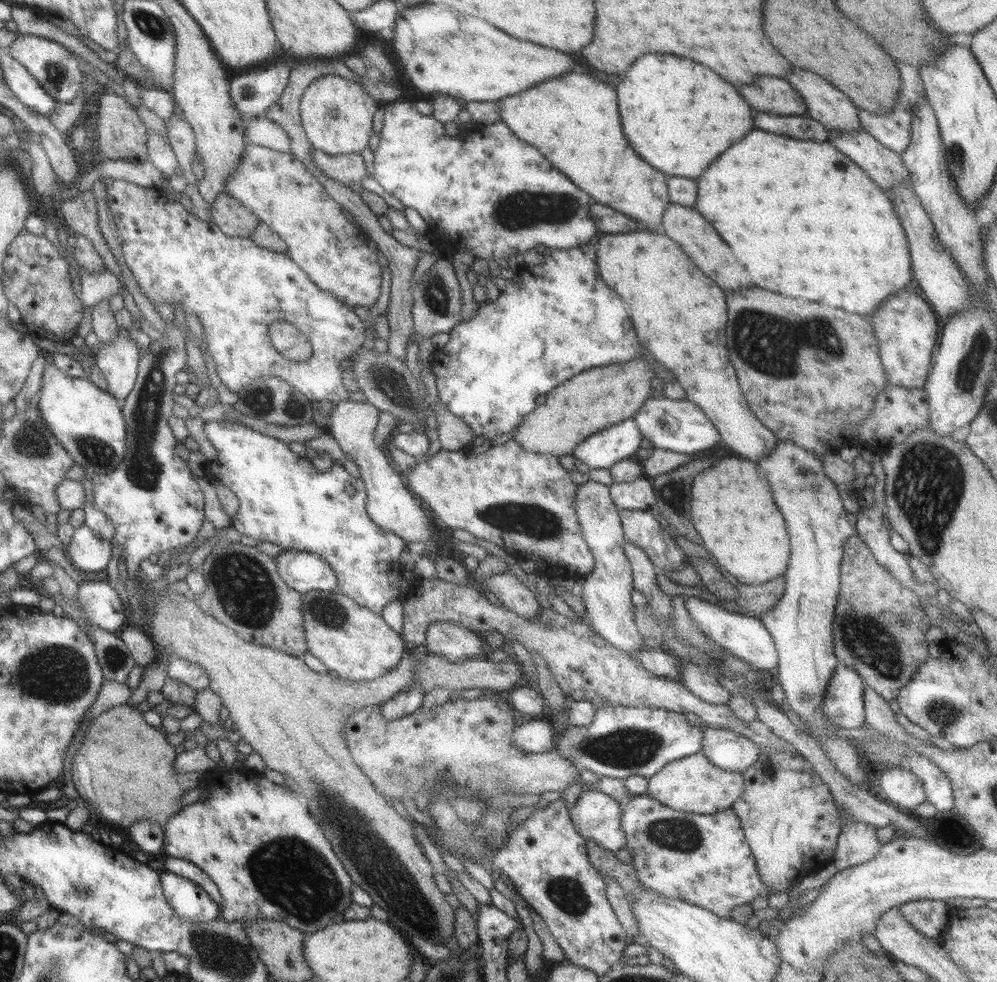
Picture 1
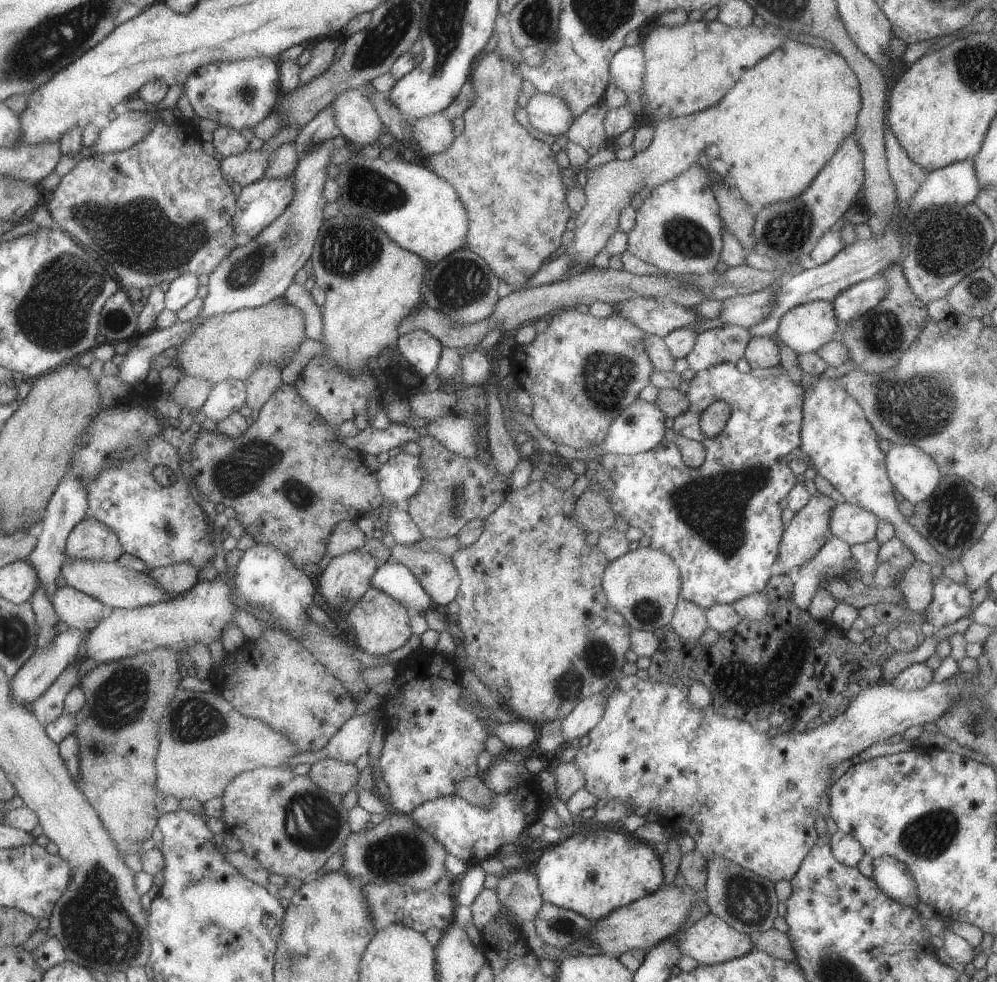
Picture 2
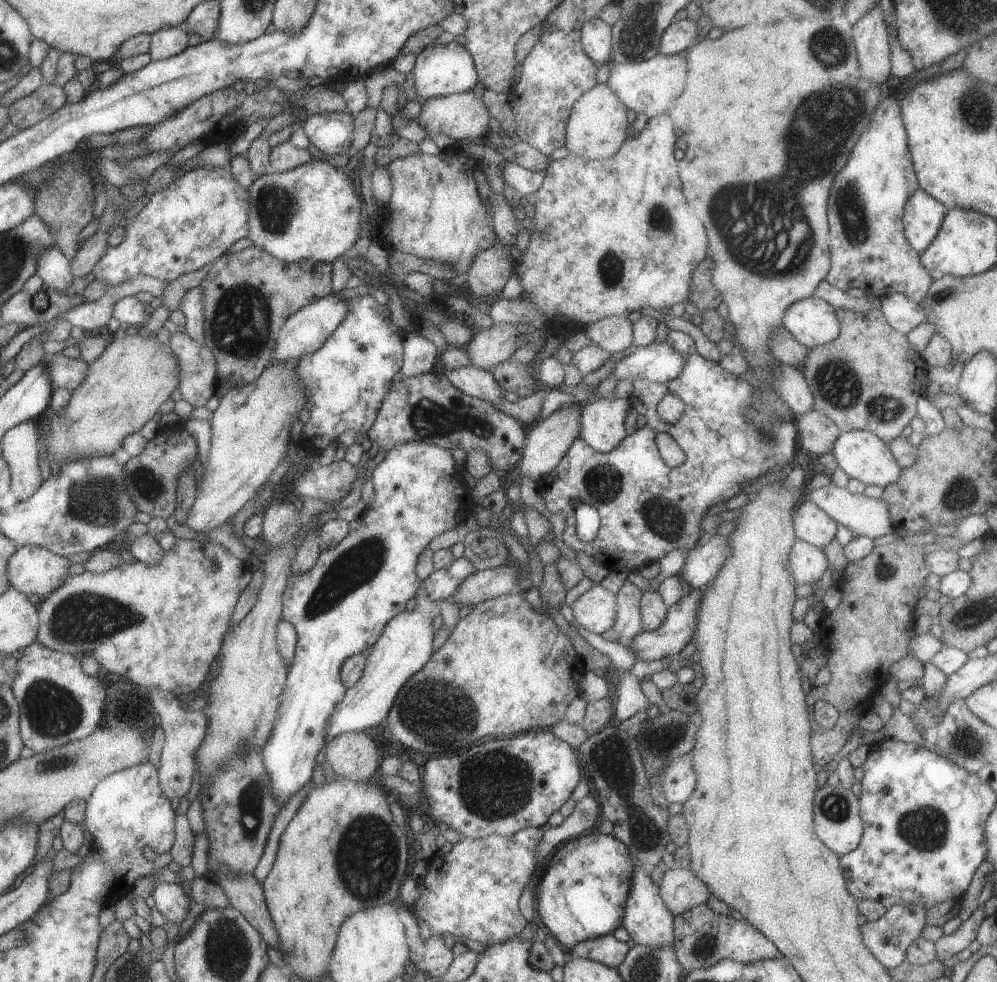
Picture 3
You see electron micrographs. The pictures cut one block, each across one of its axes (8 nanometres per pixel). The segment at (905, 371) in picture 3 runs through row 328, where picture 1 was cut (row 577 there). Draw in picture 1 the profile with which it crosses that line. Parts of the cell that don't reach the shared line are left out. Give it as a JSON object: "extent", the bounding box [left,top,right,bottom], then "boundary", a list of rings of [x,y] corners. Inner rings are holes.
{"extent":[832,536,932,701],"boundary":[[[858,536],[846,538],[843,548],[839,597],[832,621],[835,655],[889,701],[898,696],[927,659],[926,631],[932,623],[920,596],[897,581]]]}

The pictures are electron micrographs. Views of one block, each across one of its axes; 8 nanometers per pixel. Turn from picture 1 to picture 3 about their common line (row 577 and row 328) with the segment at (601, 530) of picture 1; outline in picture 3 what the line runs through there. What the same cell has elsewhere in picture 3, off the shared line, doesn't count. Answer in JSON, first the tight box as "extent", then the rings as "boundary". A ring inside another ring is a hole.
{"extent":[585,314,633,354],"boundary":[[[618,314],[595,320],[585,327],[585,334],[592,347],[604,349],[610,354],[633,348],[633,324]]]}

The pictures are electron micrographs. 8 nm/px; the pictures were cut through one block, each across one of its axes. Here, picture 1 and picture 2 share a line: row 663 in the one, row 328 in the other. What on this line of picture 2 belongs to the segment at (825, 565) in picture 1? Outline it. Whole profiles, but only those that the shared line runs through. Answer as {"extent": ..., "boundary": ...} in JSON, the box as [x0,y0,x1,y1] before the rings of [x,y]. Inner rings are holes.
{"extent":[775,301,839,355],"boundary":[[[812,301],[786,312],[775,336],[798,355],[816,353],[824,344],[837,339],[839,327],[833,302]]]}

